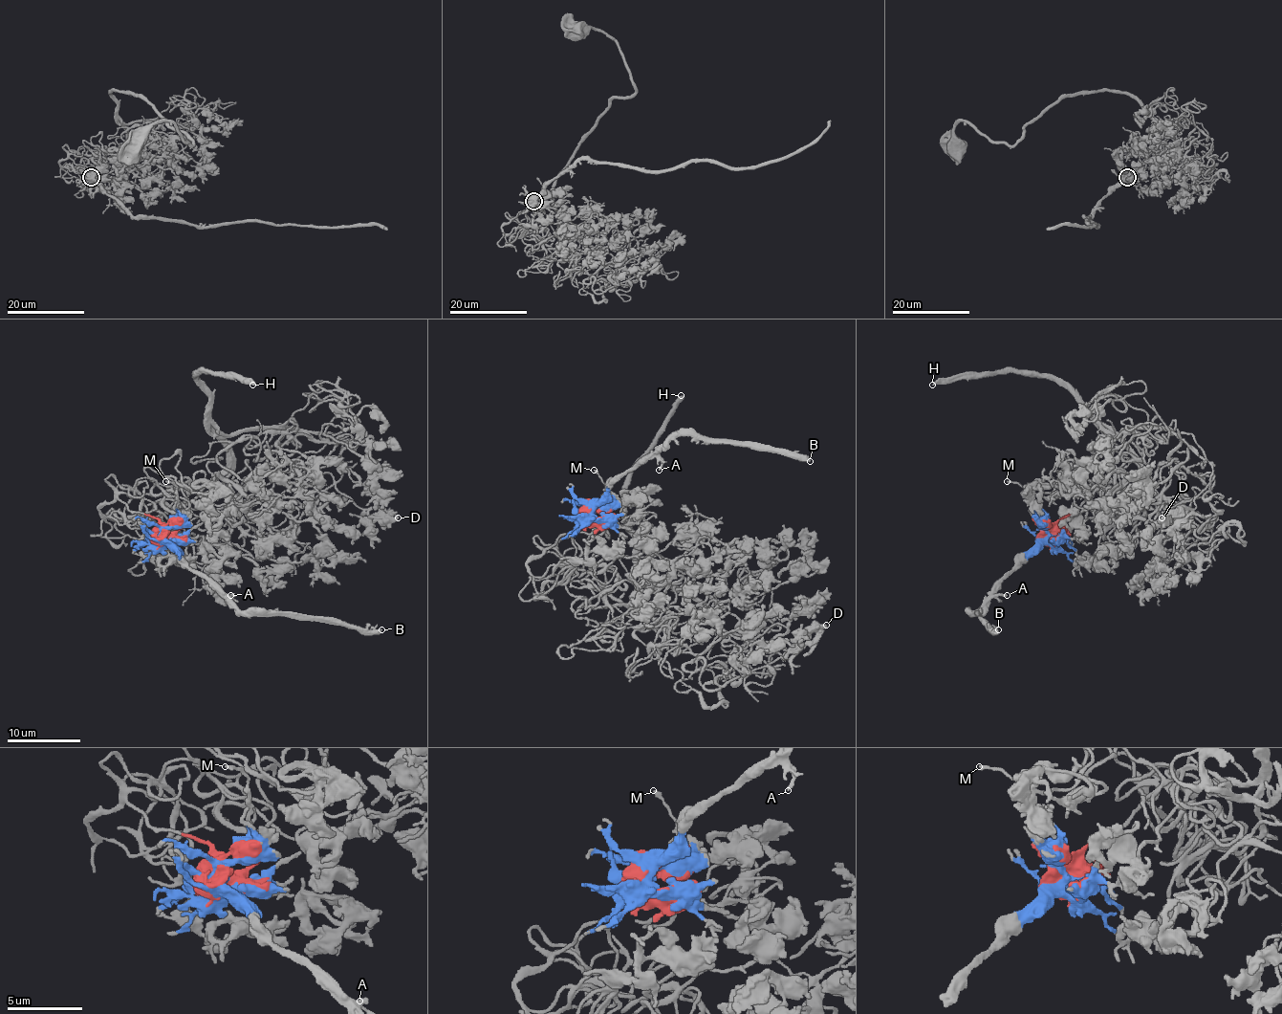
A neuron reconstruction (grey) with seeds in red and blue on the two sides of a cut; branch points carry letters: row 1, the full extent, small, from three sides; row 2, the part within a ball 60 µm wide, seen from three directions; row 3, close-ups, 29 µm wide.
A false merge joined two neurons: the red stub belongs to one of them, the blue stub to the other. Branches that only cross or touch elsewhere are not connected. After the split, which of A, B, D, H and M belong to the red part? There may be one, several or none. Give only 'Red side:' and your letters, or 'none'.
Red side: D, H

